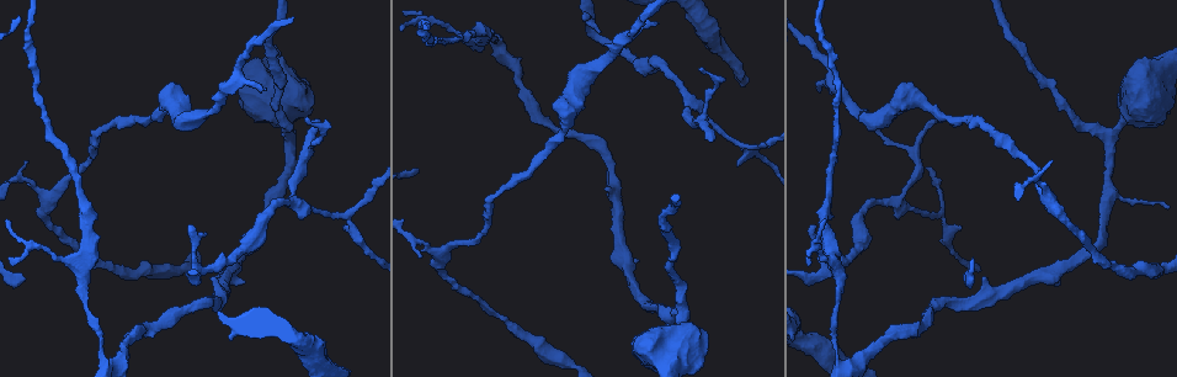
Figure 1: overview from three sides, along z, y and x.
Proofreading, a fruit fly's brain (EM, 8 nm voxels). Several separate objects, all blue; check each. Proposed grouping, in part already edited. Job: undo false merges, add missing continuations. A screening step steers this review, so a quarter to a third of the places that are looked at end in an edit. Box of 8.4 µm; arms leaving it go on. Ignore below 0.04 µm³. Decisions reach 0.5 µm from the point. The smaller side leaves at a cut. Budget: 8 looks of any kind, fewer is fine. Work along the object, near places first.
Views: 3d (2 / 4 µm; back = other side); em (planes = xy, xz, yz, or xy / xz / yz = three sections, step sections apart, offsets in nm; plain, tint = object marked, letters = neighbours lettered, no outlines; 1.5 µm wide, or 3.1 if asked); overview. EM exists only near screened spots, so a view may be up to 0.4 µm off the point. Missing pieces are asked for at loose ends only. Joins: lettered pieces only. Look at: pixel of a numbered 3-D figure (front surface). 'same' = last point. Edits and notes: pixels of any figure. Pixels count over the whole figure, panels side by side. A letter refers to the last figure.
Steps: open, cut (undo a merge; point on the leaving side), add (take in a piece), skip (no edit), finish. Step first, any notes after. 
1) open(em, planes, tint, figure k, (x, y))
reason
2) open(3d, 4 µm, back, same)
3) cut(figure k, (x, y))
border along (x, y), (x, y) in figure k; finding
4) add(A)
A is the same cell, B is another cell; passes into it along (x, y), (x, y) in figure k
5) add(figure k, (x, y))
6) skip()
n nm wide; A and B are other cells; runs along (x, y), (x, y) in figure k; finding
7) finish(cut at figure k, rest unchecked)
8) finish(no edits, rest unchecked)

open(em, planes, letters, figure 1, (738, 145))
three arms meet

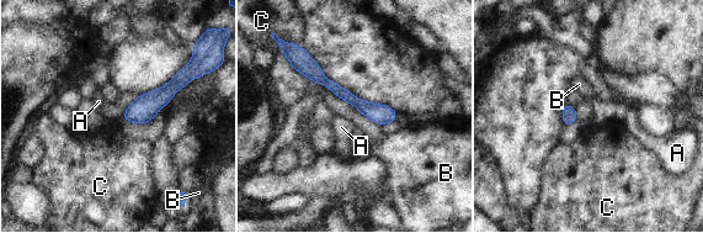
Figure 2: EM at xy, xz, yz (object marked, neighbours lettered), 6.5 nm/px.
skip()
130 nm wide; A, B and C are other cells; continuous, no second neuron

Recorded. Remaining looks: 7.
open(em, xy, step 8, tint, figure 1, (306, 118))
thin end

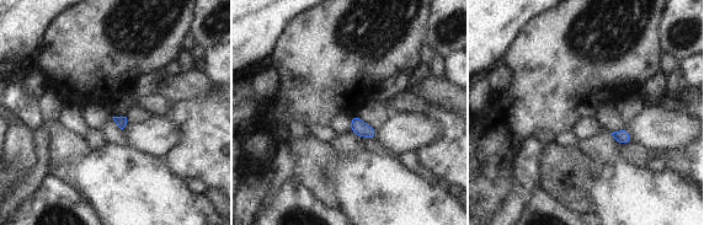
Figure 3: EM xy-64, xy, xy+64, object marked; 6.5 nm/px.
open(em, planes, letters, same)
another direction

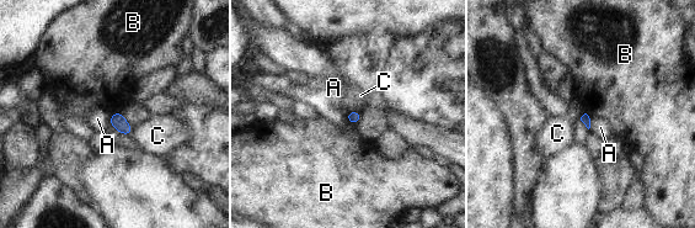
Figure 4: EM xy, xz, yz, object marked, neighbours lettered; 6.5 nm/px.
skip()
A, B and C are other cells; border along (588, 116), (589, 128) in figure 4; none of them fits

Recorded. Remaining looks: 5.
open(em, yz, step 8, plain, figure 1, (835, 355))
calibre changes

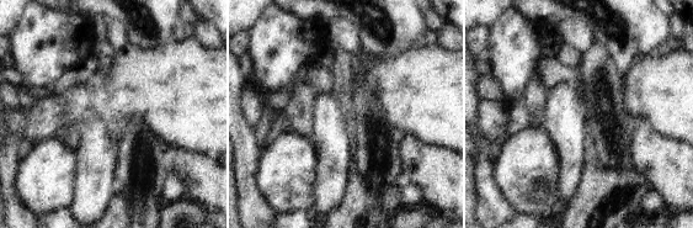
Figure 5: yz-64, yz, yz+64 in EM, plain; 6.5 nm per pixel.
open(em, yz, step 8, letters, same)

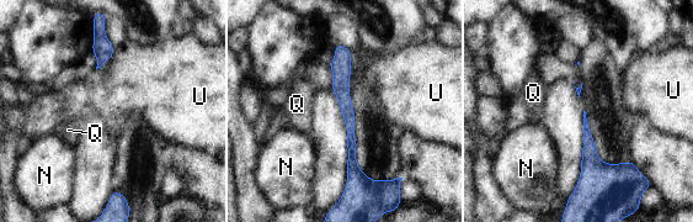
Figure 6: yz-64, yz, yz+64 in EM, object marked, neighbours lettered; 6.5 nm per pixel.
skip()
N, Q and U are other cells; one neuron here

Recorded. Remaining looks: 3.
open(em, planes, tint, figure 1, (84, 268))
arms part here

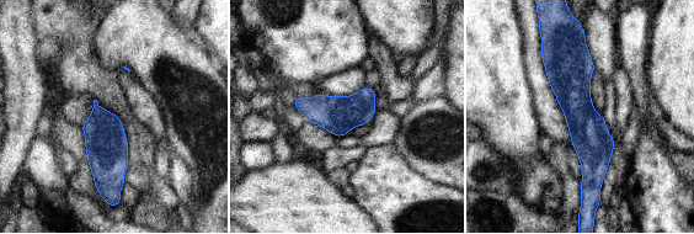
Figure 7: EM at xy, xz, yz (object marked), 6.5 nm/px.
open(em, planes, letters, same)

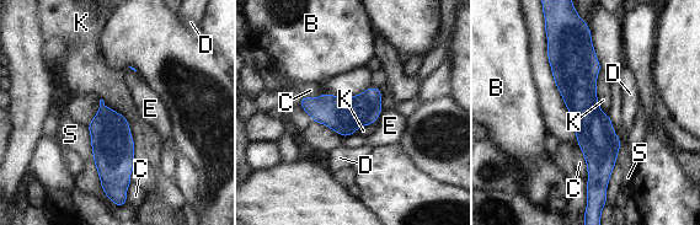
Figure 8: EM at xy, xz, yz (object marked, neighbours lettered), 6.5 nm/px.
skip()
B, C, D, E, K and S are other cells; border along (101, 98), (128, 122), (133, 140) in figure 8; continuous, no second neuron

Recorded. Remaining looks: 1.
finish(no edits, rest unchecked)

